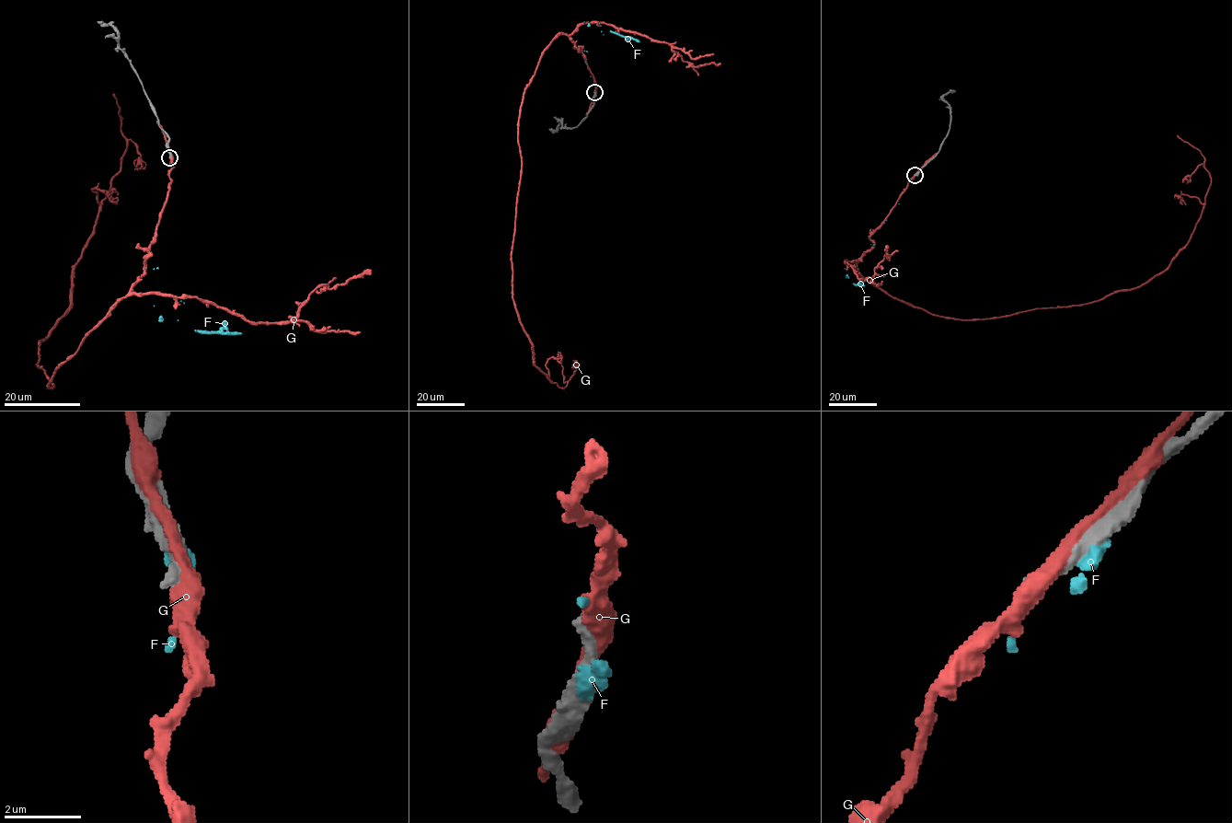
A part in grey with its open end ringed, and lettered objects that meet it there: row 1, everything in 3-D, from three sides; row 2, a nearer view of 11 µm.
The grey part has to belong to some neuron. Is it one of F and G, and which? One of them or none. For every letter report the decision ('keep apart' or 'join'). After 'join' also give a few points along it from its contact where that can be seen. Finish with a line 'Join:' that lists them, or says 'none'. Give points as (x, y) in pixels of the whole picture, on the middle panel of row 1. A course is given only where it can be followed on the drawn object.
F: keep apart
G: keep apart
Join: none

